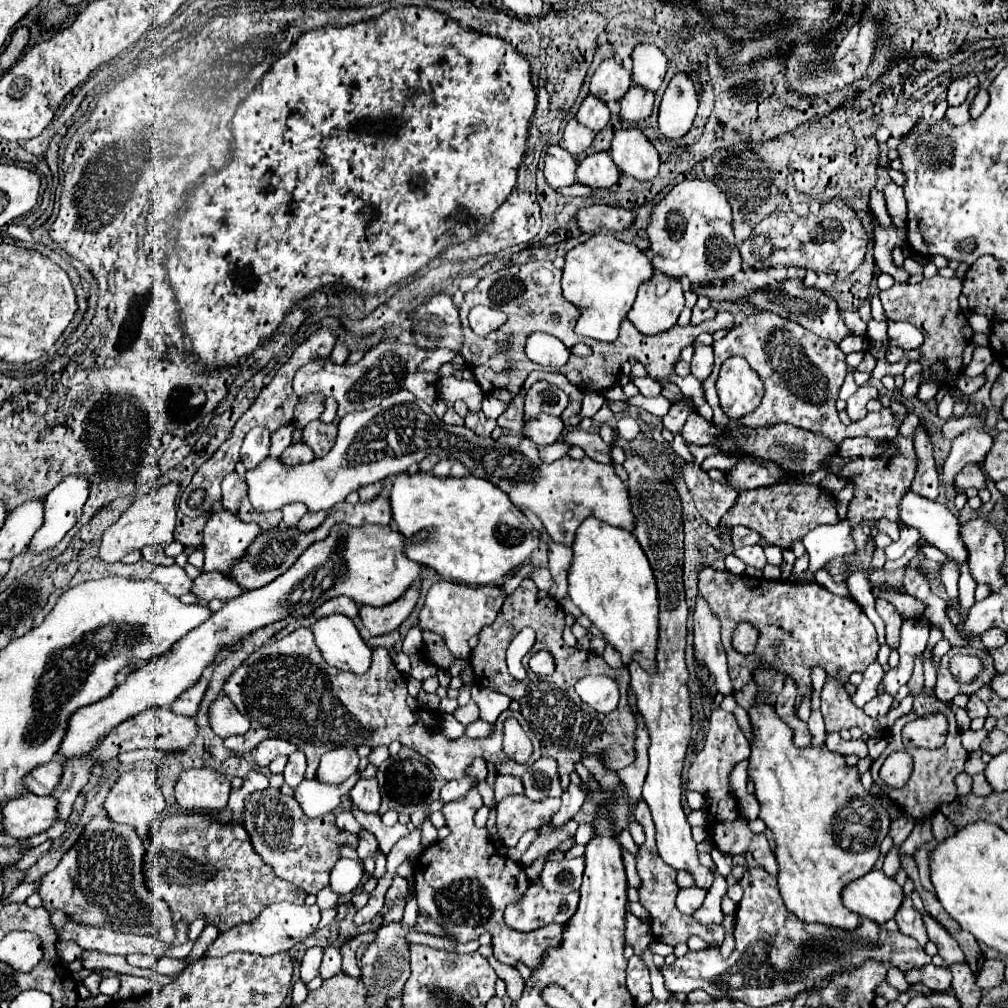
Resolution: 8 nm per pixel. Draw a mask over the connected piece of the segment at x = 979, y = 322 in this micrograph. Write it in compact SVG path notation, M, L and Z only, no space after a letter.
M971 314L968 318L968 323L974 332L988 334L991 332L992 323L984 315Z

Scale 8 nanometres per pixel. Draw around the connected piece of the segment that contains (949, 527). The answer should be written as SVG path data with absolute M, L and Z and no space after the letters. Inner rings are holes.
M908 491L900 503L900 519L908 527L918 529L926 543L938 547L958 567L968 565L970 555L960 535L960 523L942 503L920 499L920 495Z

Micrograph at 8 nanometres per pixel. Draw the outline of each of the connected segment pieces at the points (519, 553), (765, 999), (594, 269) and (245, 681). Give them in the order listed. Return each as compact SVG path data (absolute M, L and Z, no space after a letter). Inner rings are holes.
M430 473L398 475L390 489L390 503L400 533L410 537L420 529L430 531L430 541L410 547L408 557L456 583L502 583L516 567L530 561L532 551L540 543L540 533L512 507L508 495L480 477L440 479Z
M762 867L748 869L740 879L740 885L744 889L744 897L736 909L736 925L734 925L736 947L732 955L724 959L718 953L718 949L702 949L676 959L674 965L662 965L660 971L666 979L666 989L674 993L690 993L694 989L702 989L712 997L722 999L726 995L728 999L742 1001L748 1007L768 1007L784 999L794 999L800 991L808 991L808 983L812 983L812 979L824 979L828 971L836 971L836 967L844 967L844 963L860 963L860 959L876 959L876 961L890 961L892 965L904 971L904 965L922 967L932 961L932 957L924 953L924 947L916 943L916 939L906 937L900 931L890 933L870 919L862 919L862 927L856 931L836 931L832 927L806 925L804 921L796 919L792 911L784 907L777 886L777 876L768 875Z
M596 233L586 243L570 249L562 273L562 291L580 311L576 333L598 341L614 341L622 321L628 319L638 287L652 279L652 275L650 259L636 245L622 243L610 233Z
M306 627L296 629L292 635L278 639L276 643L266 643L260 649L256 649L226 681L224 685L224 693L234 701L234 705L238 707L238 711L242 715L248 715L250 719L250 729L244 735L228 737L224 739L224 745L234 751L234 753L250 753L260 741L264 741L266 737L280 737L286 739L290 743L294 743L300 751L304 751L306 759L308 759L308 769L306 769L306 779L314 779L316 777L316 769L320 763L320 757L332 749L338 747L358 747L362 743L370 745L370 747L382 747L388 745L390 739L418 751L420 755L428 757L438 771L442 773L444 779L462 779L462 777L470 777L468 769L474 763L476 757L482 757L486 763L492 763L496 767L496 773L500 775L516 775L522 777L526 773L526 767L532 765L534 761L538 761L541 754L541 747L537 736L532 731L528 722L523 715L517 711L504 711L498 717L498 721L494 723L494 731L486 737L486 739L448 739L442 733L440 727L440 713L436 711L416 711L410 709L406 703L408 697L408 689L406 689L406 679L404 675L396 669L396 665L390 659L388 649L384 647L374 647L374 657L372 657L372 669L366 675L354 675L354 673L344 673L338 671L336 667L328 665L322 659L320 649L316 647L314 641L314 633ZM508 717L514 717L521 724L528 737L533 742L533 753L527 762L527 765L516 765L512 759L508 759L502 753L503 740L503 724Z

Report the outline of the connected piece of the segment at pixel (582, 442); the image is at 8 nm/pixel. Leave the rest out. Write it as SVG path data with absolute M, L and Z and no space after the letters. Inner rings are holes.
M572 429L568 433L562 435L562 439L566 443L578 445L586 451L586 455L594 461L600 463L612 463L612 445L608 445L598 433L590 433L590 431L582 431L582 429Z

